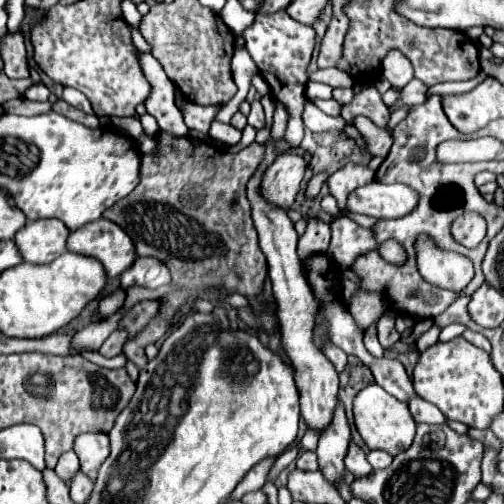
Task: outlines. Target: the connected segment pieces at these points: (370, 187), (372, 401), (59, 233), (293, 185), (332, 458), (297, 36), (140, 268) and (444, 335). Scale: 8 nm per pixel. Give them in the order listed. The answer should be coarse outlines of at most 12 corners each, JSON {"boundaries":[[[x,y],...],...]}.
{"boundaries":[[[372,181],[348,195],[352,213],[398,219],[416,207],[406,185]],[[376,383],[354,399],[368,449],[390,455],[412,445],[416,421]],[[60,219],[28,221],[16,245],[28,263],[50,263],[66,251]],[[286,153],[266,167],[260,195],[290,209],[306,161]],[[342,401],[316,449],[330,483],[342,477],[350,425]],[[286,9],[256,13],[240,37],[272,99],[284,141],[304,139],[316,31]],[[136,257],[120,275],[120,289],[158,289],[170,283],[154,257]],[[452,323],[441,331],[438,340],[450,341],[467,329]]]}

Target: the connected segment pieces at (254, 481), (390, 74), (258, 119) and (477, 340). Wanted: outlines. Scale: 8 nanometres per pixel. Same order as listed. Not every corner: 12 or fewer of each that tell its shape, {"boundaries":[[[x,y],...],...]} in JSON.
{"boundaries":[[[264,459],[228,495],[240,501],[242,495],[266,483],[268,469],[276,459]],[[398,49],[386,53],[380,71],[392,87],[412,81],[412,63]],[[258,99],[252,101],[248,115],[256,131],[266,127],[264,109]],[[466,331],[462,337],[473,345],[490,352],[488,339],[474,331]]]}

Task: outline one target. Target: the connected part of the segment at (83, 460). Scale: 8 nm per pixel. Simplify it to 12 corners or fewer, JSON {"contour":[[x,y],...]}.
{"contour":[[82,433],[74,451],[80,469],[96,479],[110,453],[106,433]]}

